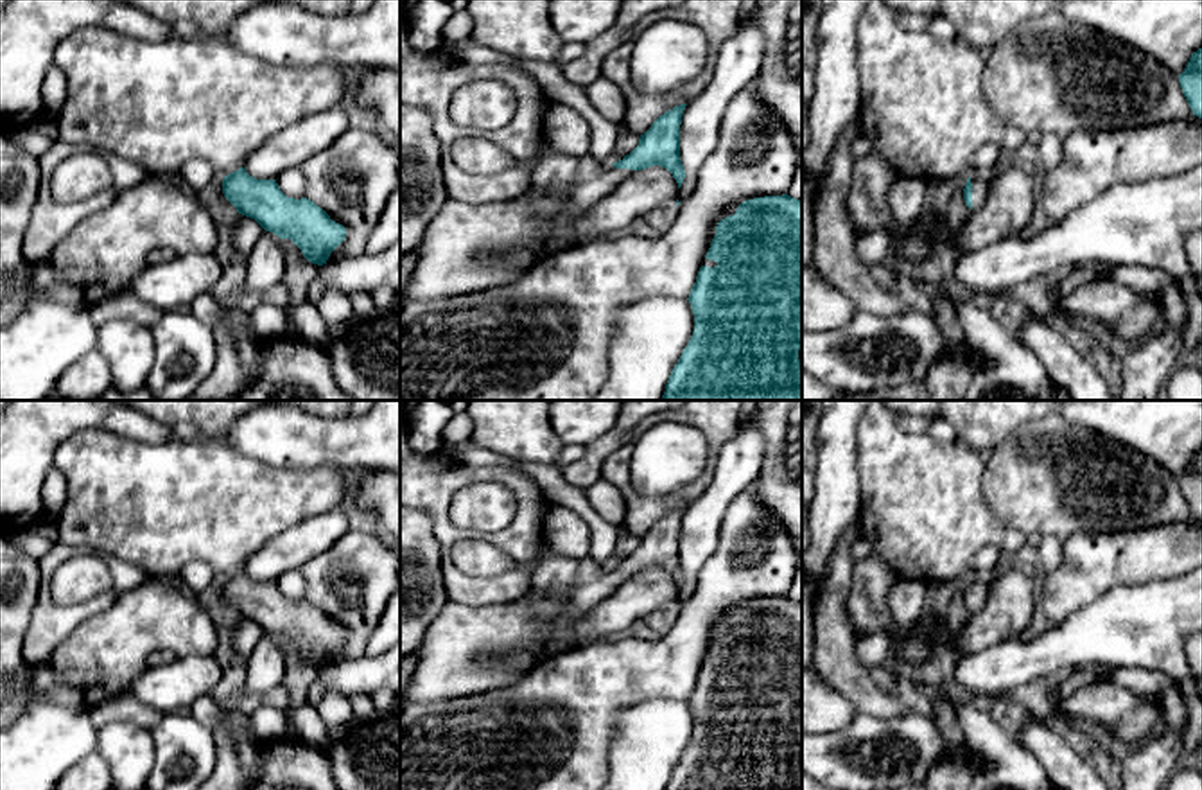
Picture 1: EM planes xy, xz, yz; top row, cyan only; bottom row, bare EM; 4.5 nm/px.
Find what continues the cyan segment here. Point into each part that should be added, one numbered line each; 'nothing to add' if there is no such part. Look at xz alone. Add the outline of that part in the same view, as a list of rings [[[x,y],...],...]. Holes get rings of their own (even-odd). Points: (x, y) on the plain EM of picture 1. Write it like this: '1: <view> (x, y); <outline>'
1: xz (594, 582); [[[590,557],[579,560],[576,582],[556,623],[565,625],[590,612],[597,601],[615,591],[621,580],[633,575],[631,571],[615,571],[612,566],[599,566]]]

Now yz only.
1: yz (978, 584); [[[971,578],[971,585],[972,585],[972,612],[976,612],[983,607],[985,578]]]

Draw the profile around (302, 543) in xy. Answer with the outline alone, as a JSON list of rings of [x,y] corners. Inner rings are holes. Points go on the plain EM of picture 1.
[[[341,508],[318,514],[266,542],[244,571],[257,582],[276,582],[287,571],[301,569],[327,551],[348,530],[348,519]]]

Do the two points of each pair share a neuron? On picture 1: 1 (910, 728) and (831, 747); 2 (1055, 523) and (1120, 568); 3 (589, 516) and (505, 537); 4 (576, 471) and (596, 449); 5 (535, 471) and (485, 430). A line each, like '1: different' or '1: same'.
1: same
2: different
3: different
4: same
5: different

